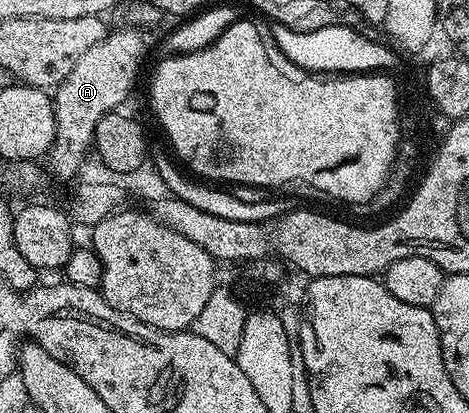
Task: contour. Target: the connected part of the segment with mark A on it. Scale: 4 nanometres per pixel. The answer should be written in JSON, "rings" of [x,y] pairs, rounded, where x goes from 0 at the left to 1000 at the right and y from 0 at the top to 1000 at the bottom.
{"rings":[[[239,73],[222,94],[207,99],[156,157],[147,186],[115,213],[117,339],[100,368],[98,392],[109,392],[109,414],[126,433],[151,433],[168,414],[186,366],[196,363],[203,341],[207,293],[215,283],[252,271],[254,259],[279,230],[288,189],[296,182],[296,150],[305,143],[305,94],[294,73]]]}

